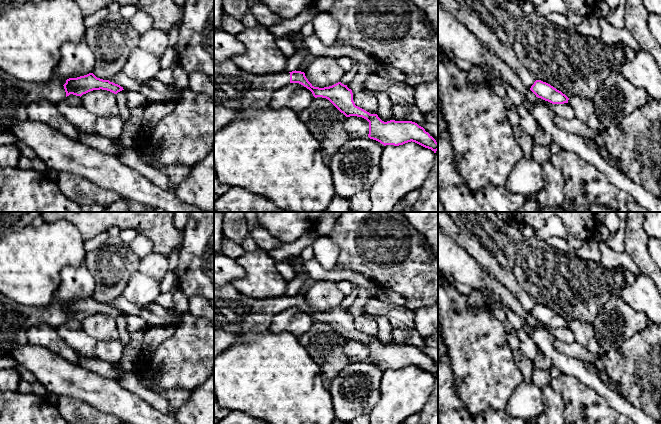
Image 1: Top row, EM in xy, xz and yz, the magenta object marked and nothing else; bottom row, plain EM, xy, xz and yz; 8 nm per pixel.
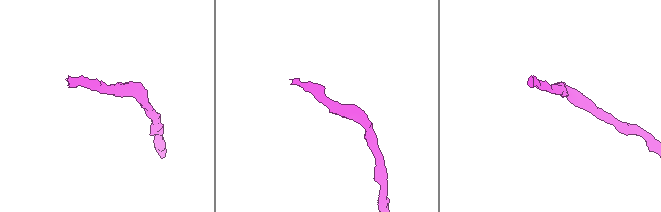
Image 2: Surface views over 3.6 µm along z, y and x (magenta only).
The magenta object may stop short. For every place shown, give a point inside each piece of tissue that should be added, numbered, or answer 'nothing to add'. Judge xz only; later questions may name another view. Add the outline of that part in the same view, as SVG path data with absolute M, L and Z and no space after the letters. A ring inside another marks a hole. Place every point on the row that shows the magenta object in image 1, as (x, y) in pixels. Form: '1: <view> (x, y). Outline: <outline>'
1: xz (234, 88). Outline: M233 61L214 66L214 105L230 109L244 109L250 106L262 108L268 106L273 93L290 83L290 73L272 75L253 75L244 72Z

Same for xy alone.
1: xy (15, 95). Outline: M0 69L0 128L6 132L12 132L18 121L27 119L26 107L28 104L48 100L53 103L62 101L66 96L63 81L60 77L54 75L47 83L33 83L10 76Z

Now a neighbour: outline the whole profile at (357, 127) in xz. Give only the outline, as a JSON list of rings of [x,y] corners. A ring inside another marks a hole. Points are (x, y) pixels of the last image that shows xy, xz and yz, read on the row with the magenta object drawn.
[[[357,116],[347,117],[343,122],[344,129],[351,138],[367,138],[369,134],[369,122]]]

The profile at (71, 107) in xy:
[[[70,94],[56,103],[57,109],[80,134],[96,134],[97,116],[88,111],[82,104],[81,97]]]

